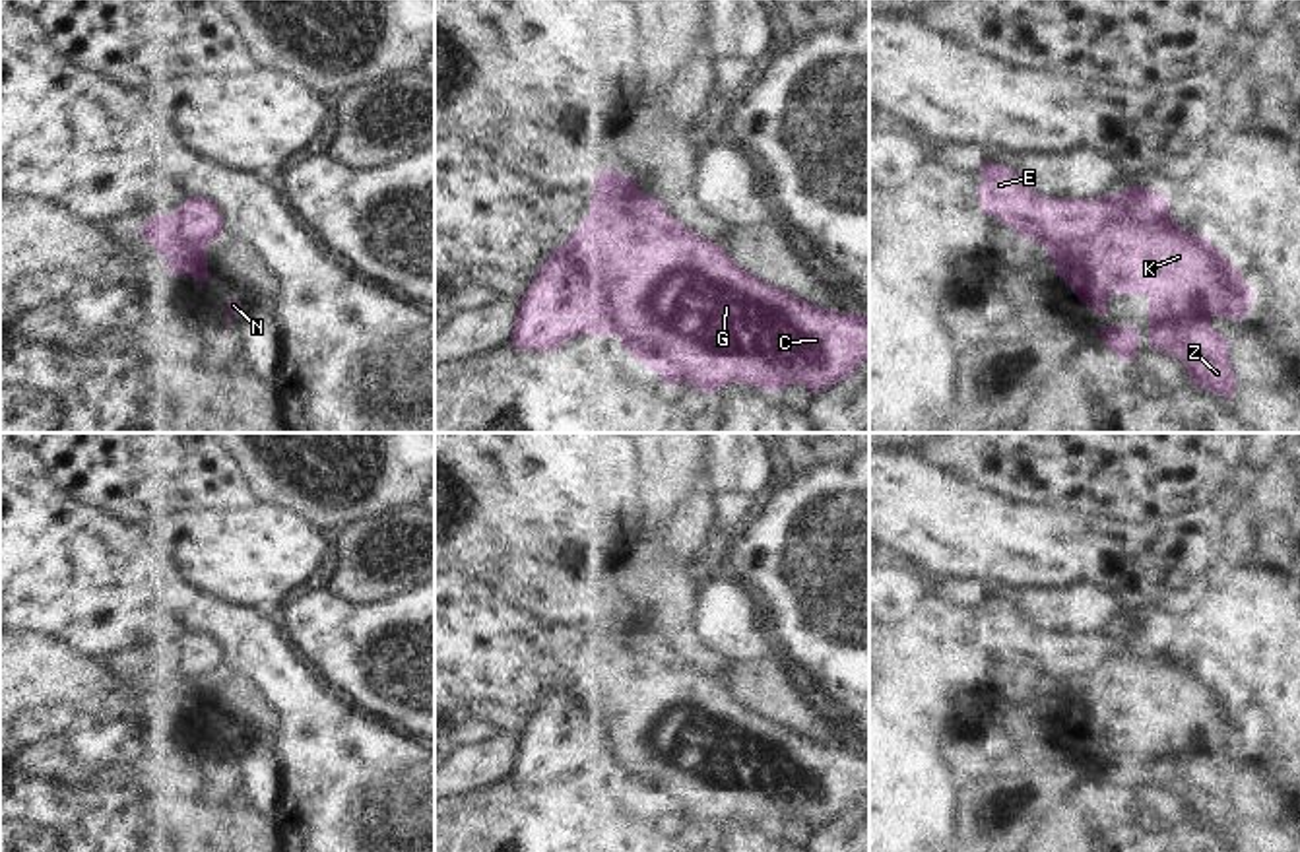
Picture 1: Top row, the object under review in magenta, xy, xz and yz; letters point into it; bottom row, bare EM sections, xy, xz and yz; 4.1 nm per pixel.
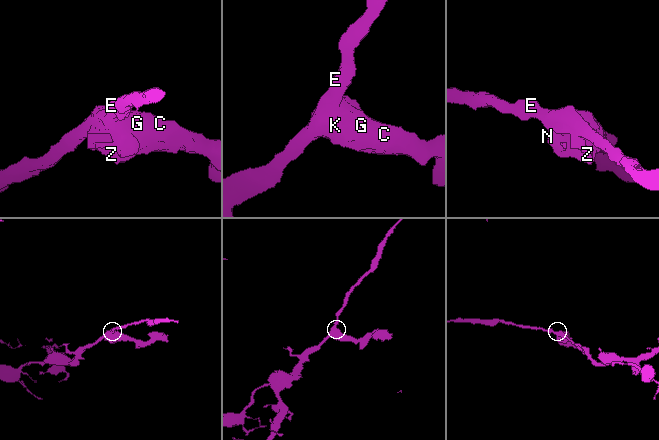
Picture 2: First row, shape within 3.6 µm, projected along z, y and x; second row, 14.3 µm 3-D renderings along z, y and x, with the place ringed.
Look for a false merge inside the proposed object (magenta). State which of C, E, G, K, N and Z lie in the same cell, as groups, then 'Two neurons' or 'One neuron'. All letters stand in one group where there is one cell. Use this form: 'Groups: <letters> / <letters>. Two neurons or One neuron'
Groups: C G K N Z / E. Two neurons.

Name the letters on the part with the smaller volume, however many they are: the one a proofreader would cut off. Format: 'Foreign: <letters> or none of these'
Foreign: C, G, K, N, Z

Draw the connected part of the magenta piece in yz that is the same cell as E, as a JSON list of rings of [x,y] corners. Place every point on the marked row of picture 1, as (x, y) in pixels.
[[[980,161],[978,200],[988,217],[1011,225],[1056,258],[1071,243],[1090,241],[1108,225],[1170,227],[1174,217],[1158,190],[1129,186],[1102,198],[1044,198],[1011,167]]]

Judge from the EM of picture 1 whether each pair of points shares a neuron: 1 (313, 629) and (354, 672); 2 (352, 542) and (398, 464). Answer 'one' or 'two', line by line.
1: one
2: two

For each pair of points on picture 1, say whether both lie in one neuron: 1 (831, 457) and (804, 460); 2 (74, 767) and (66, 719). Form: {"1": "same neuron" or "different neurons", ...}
{"1": "same neuron", "2": "same neuron"}

